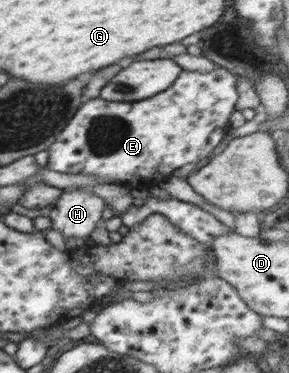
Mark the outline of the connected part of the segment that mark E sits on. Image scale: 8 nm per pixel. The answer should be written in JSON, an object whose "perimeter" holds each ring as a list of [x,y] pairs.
{"perimeter":[[[217,66],[212,72],[188,72],[183,70],[180,77],[172,83],[166,90],[159,92],[157,95],[145,98],[144,100],[138,100],[136,102],[106,102],[106,100],[90,100],[90,102],[83,102],[80,108],[68,121],[68,124],[60,131],[60,134],[55,138],[54,144],[50,145],[47,150],[49,152],[49,159],[46,164],[52,171],[68,173],[68,174],[80,174],[93,176],[95,179],[102,179],[104,182],[122,182],[123,185],[129,188],[137,187],[143,188],[153,185],[166,177],[170,177],[172,172],[177,168],[182,168],[190,162],[195,162],[202,165],[208,156],[212,156],[212,151],[220,142],[222,142],[223,136],[230,127],[230,116],[235,110],[235,104],[237,103],[239,94],[237,91],[236,76],[231,74],[228,69]]]}

